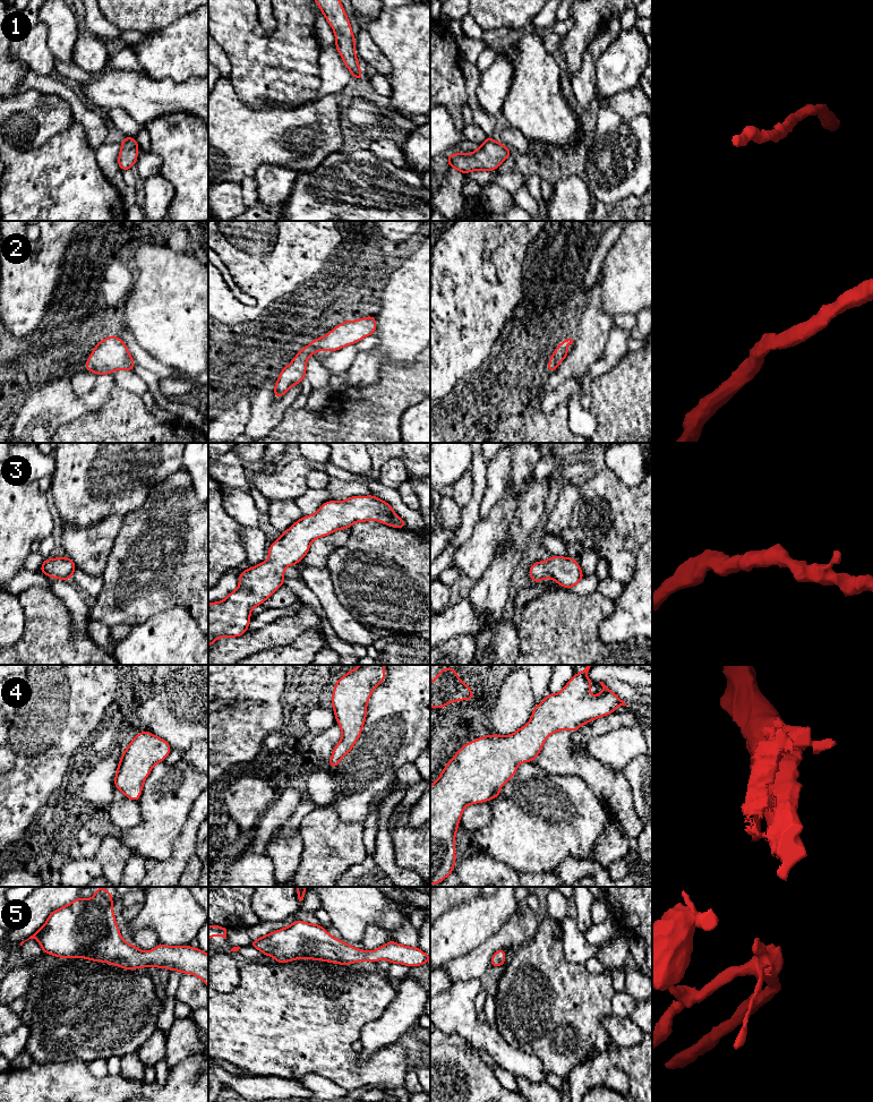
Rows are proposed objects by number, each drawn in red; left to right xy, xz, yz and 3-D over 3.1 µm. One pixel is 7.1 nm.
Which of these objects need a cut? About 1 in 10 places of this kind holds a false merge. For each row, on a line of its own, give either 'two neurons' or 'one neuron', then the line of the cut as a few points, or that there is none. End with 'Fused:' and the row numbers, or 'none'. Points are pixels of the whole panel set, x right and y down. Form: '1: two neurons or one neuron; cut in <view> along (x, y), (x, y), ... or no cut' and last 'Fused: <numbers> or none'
1: one neuron; no cut
2: one neuron; no cut
3: one neuron; no cut
4: one neuron; no cut
5: one neuron; no cut
Fused: none

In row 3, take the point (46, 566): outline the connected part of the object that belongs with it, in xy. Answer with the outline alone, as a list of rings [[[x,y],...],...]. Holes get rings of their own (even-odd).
[[[68,556],[48,558],[43,561],[40,572],[52,579],[70,580],[77,569],[76,564]]]

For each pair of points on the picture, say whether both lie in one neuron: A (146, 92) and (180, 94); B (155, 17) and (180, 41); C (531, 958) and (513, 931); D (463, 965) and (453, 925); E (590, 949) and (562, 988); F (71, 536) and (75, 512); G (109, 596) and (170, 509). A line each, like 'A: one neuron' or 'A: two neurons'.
A: one neuron
B: two neurons
C: two neurons
D: two neurons
E: two neurons
F: two neurons
G: one neuron

